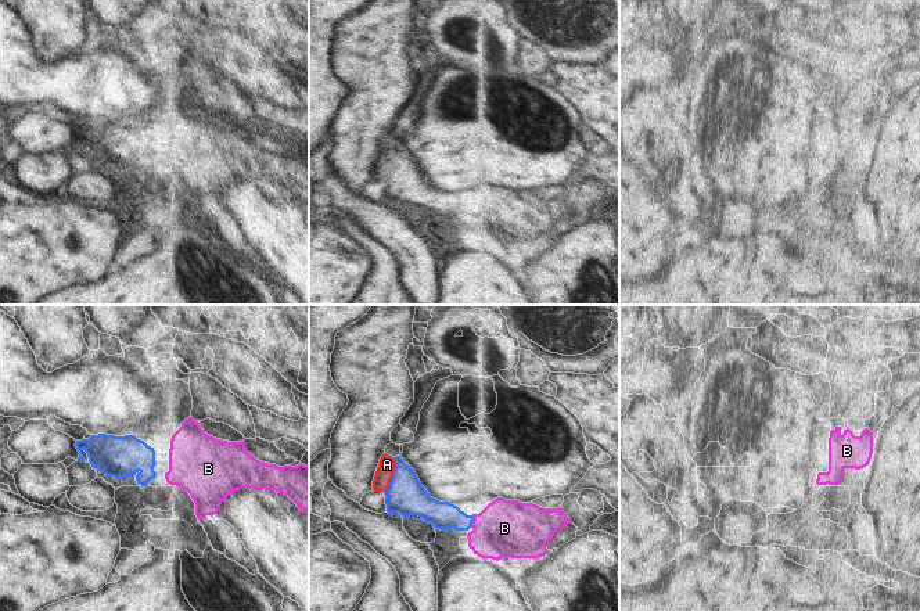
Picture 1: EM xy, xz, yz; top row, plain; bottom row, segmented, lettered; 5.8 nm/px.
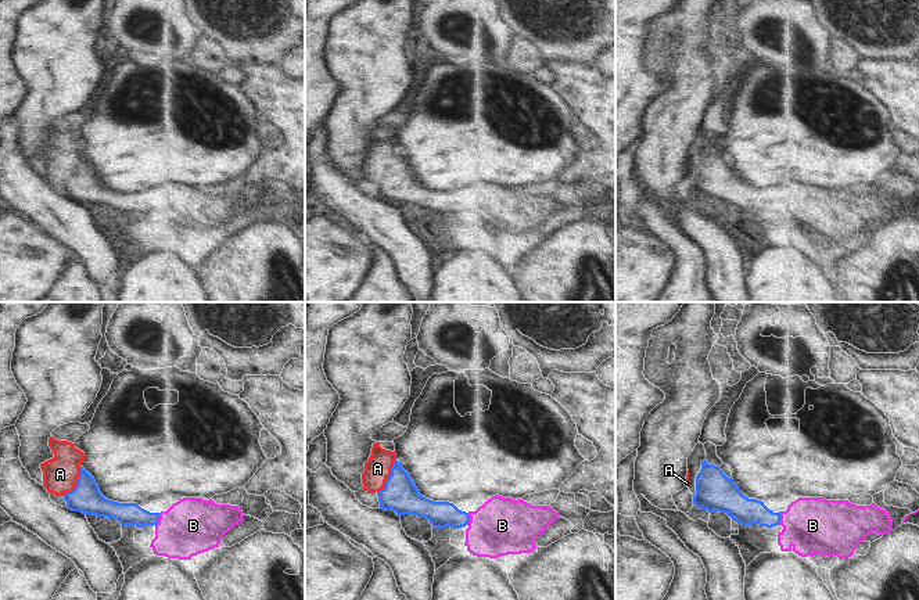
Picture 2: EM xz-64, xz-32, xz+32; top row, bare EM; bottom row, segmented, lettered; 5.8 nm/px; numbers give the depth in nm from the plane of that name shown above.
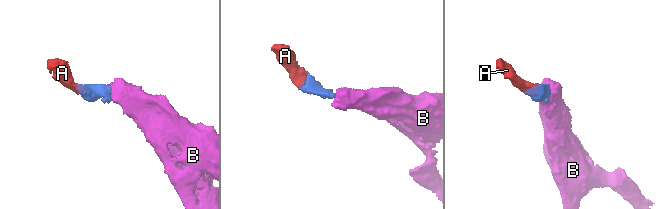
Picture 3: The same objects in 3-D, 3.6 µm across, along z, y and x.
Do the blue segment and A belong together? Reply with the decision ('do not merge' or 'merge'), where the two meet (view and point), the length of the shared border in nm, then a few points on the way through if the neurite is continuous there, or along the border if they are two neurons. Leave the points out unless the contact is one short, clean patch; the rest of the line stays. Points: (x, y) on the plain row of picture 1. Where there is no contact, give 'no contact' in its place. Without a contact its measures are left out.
merge; meets blue in xz at (392, 165); contact 220 nm long; runs through xz (406, 184), (392, 165), (387, 154)

